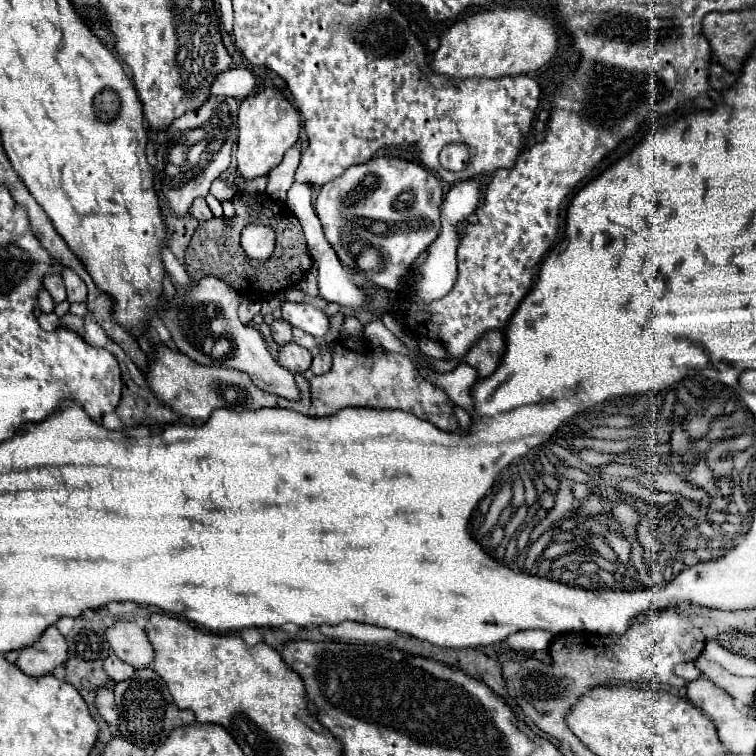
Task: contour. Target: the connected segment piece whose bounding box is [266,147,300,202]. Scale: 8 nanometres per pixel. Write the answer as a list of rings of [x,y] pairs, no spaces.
[[[296,147],[288,149],[282,163],[276,165],[266,177],[268,177],[268,185],[266,185],[266,193],[277,202],[284,202],[288,189],[294,183],[294,173],[296,167],[300,163],[300,151]]]

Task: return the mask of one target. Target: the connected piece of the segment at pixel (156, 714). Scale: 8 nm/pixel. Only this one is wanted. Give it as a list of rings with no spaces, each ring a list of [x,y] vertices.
[[[138,669],[132,681],[116,683],[114,693],[116,693],[116,707],[120,713],[120,729],[118,729],[120,737],[130,741],[132,745],[138,745],[146,753],[152,753],[158,745],[162,745],[162,741],[166,741],[172,729],[196,723],[192,711],[184,711],[176,707],[166,683],[152,669]]]

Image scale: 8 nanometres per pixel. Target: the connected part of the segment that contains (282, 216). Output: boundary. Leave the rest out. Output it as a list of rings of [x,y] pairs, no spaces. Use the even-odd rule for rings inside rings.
[[[236,193],[234,195],[234,209],[236,209],[236,217],[232,221],[232,225],[224,225],[222,219],[212,217],[210,221],[198,223],[190,247],[186,249],[186,271],[192,279],[202,279],[204,275],[214,275],[220,277],[222,281],[226,281],[228,285],[232,285],[234,289],[238,289],[242,295],[250,297],[250,299],[268,299],[276,293],[286,291],[288,287],[298,285],[310,265],[312,259],[308,255],[308,251],[300,251],[306,249],[306,241],[304,241],[304,233],[300,229],[300,223],[296,221],[296,217],[292,215],[292,211],[286,207],[284,209],[276,209],[276,205],[264,195],[264,193],[256,193],[256,195],[248,195],[248,193]],[[248,223],[262,223],[262,225],[270,225],[274,227],[276,235],[276,253],[260,265],[252,265],[252,261],[240,253],[240,231],[248,225]]]

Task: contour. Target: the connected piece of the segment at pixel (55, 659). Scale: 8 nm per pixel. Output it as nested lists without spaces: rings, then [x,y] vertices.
[[[56,627],[46,629],[44,637],[28,649],[20,651],[18,657],[18,667],[22,673],[30,677],[44,677],[50,675],[56,667],[64,665],[68,661],[68,643],[60,635]]]

